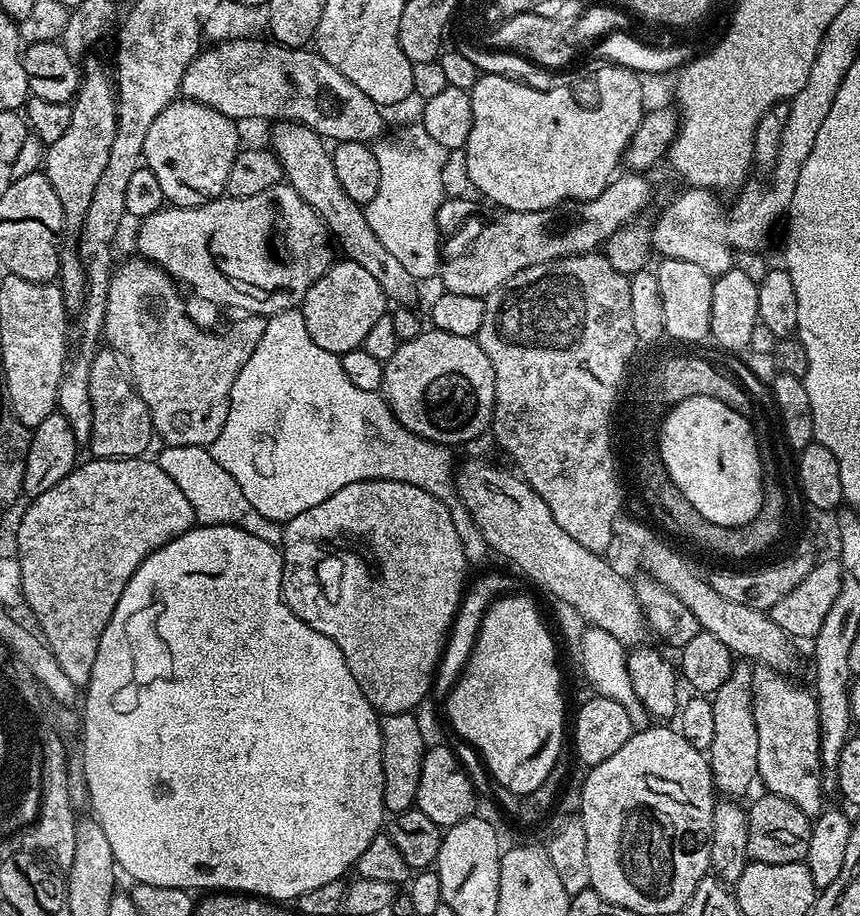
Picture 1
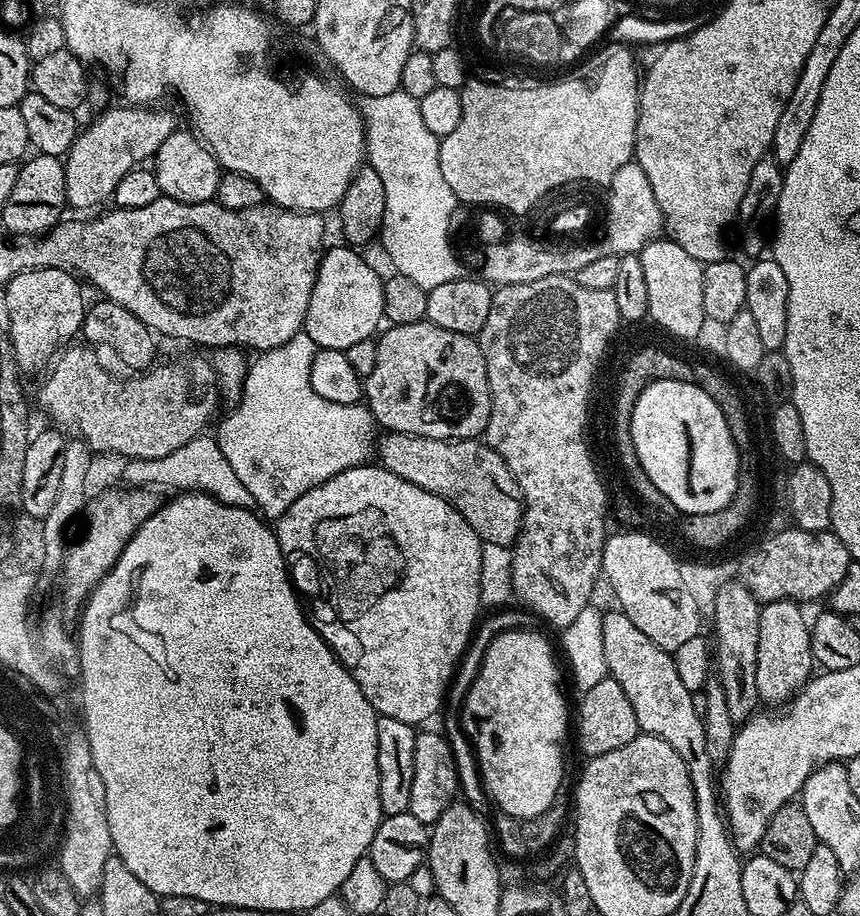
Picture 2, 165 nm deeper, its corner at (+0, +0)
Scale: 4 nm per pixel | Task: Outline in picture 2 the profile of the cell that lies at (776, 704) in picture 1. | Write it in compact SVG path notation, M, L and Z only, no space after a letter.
M775 600L761 607L756 679L761 701L787 702L808 683L813 675L811 627L800 608L801 605L793 600Z

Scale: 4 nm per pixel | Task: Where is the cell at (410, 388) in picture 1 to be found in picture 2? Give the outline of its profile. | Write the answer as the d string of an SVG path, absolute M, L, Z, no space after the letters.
M425 318L385 327L376 340L376 349L378 359L374 371L363 377L362 383L366 407L381 429L447 441L471 440L483 433L490 418L492 395L486 374L486 358L482 358L480 341L476 336L442 330L442 326L434 326Z

